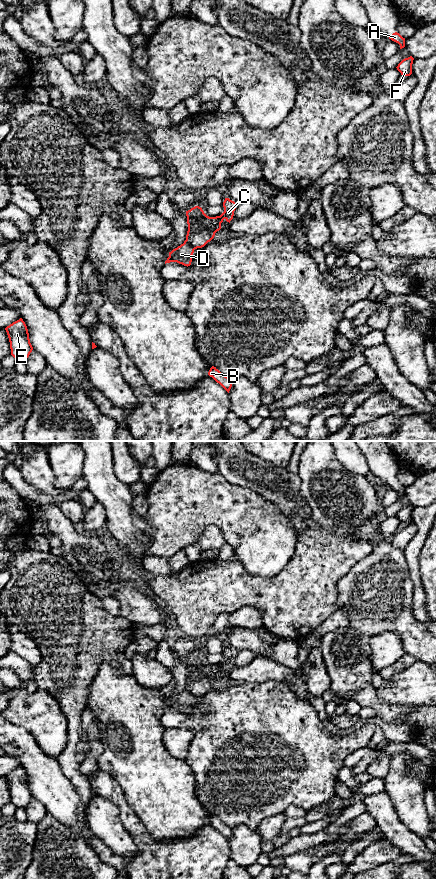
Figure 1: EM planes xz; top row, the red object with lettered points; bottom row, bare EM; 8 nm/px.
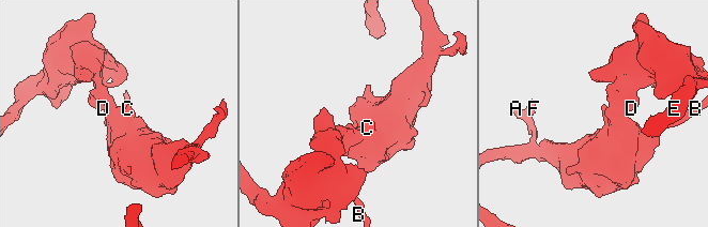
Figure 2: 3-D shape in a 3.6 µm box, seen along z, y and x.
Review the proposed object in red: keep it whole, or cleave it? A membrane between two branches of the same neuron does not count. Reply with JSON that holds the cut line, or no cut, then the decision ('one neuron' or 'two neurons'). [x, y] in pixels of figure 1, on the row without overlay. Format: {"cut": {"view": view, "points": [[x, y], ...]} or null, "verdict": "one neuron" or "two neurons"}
{"cut": {"view": "xz", "points": [[188, 678], [188, 690], [195, 696]]}, "verdict": "two neurons"}

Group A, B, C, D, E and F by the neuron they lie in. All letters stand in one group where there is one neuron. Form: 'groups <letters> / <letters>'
groups A B C F / D E

